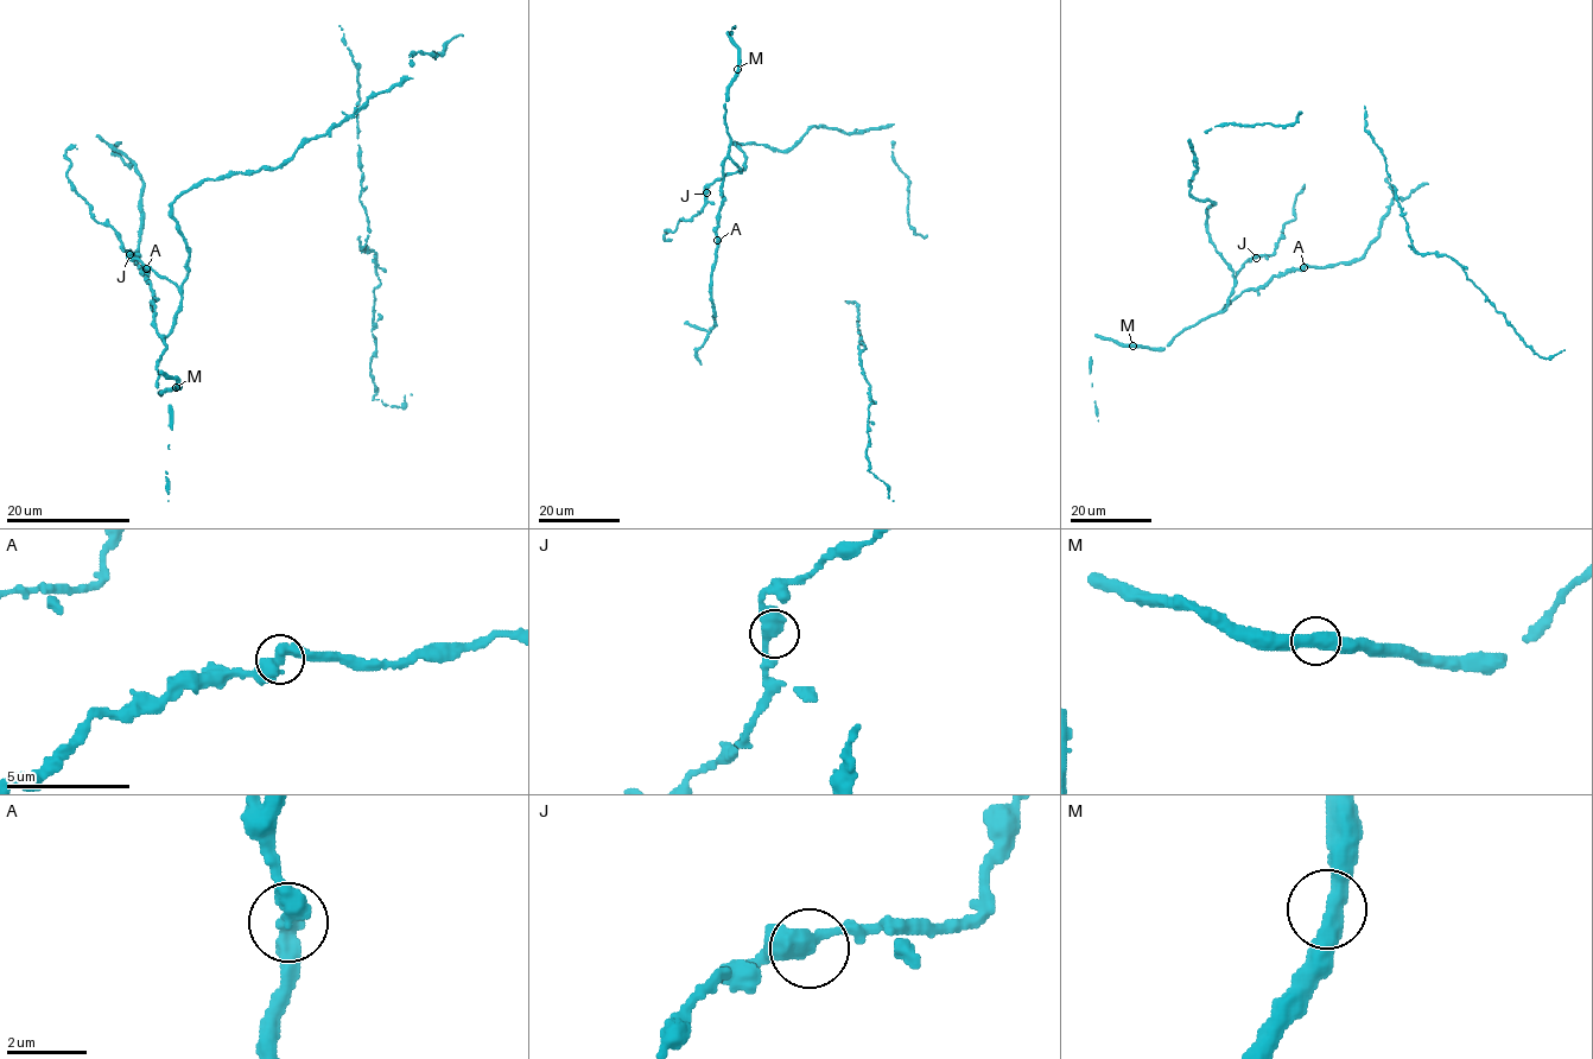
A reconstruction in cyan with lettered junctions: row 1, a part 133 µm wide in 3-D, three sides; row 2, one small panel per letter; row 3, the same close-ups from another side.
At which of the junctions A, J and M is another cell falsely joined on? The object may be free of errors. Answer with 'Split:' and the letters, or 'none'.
Split: none

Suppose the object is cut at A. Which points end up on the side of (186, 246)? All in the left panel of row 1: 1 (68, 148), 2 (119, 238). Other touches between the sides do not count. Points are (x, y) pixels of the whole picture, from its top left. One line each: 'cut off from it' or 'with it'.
1: with it
2: with it

